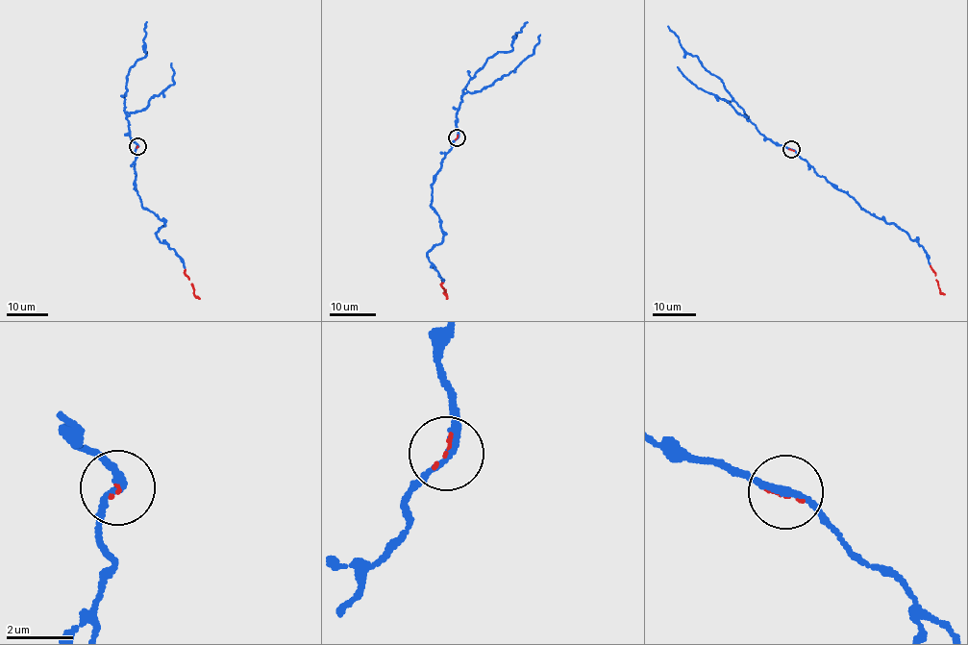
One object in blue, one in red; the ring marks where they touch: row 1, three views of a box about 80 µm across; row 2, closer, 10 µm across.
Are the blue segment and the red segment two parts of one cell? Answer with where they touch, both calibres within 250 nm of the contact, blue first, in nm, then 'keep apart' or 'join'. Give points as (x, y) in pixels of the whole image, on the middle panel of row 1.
(457, 137) | 200/80 nm | join

